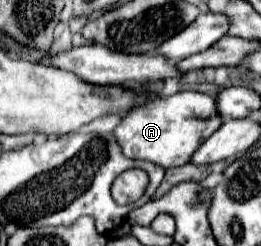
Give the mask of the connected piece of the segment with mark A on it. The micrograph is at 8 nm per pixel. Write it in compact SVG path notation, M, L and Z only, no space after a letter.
M176 92L172 96L154 96L144 106L126 112L114 128L114 138L126 158L148 160L162 168L184 166L196 148L222 124L214 108L214 98L200 92Z

